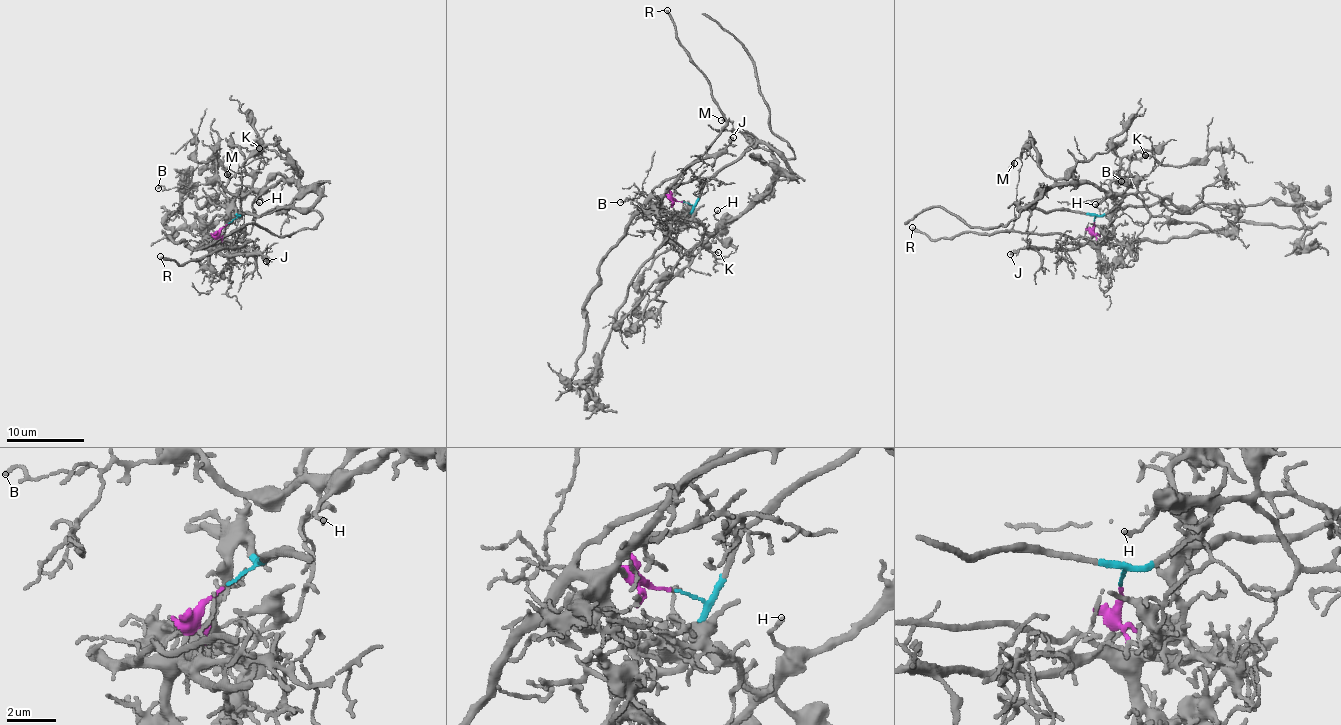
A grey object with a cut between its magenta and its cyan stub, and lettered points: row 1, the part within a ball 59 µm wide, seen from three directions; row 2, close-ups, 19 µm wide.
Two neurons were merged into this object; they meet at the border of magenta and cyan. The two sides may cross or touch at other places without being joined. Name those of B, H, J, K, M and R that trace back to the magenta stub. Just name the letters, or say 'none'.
J, R

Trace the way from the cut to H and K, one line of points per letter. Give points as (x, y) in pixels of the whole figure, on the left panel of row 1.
H: (228, 223), (238, 214), (265, 215), (280, 210), (297, 196), (298, 184), (278, 180), (257, 198), (259, 203)
K: (228, 223), (238, 214), (280, 210), (297, 196), (298, 184), (278, 180), (253, 187), (239, 148), (260, 147)

